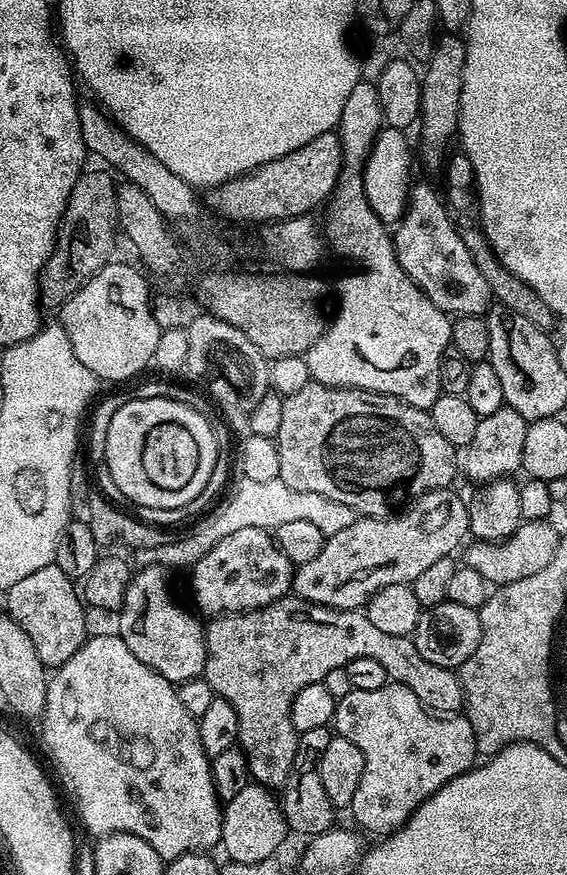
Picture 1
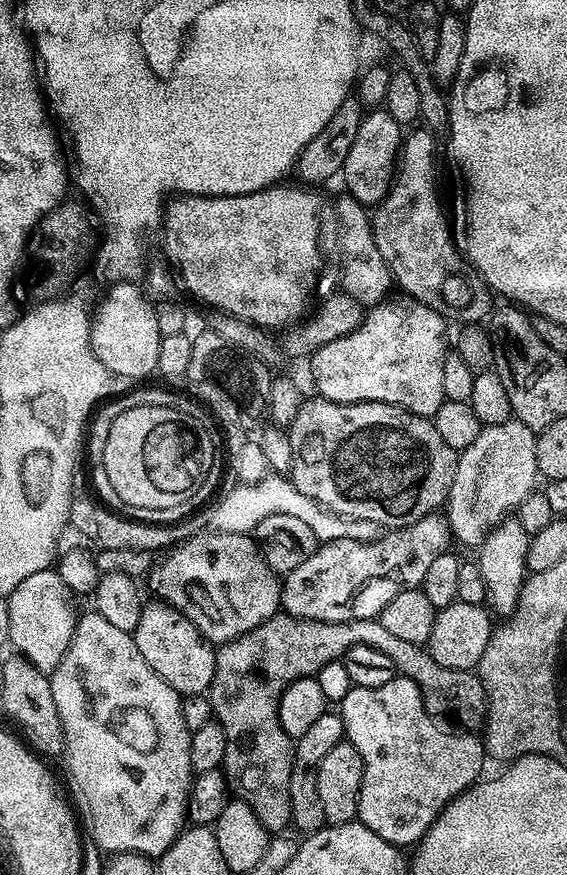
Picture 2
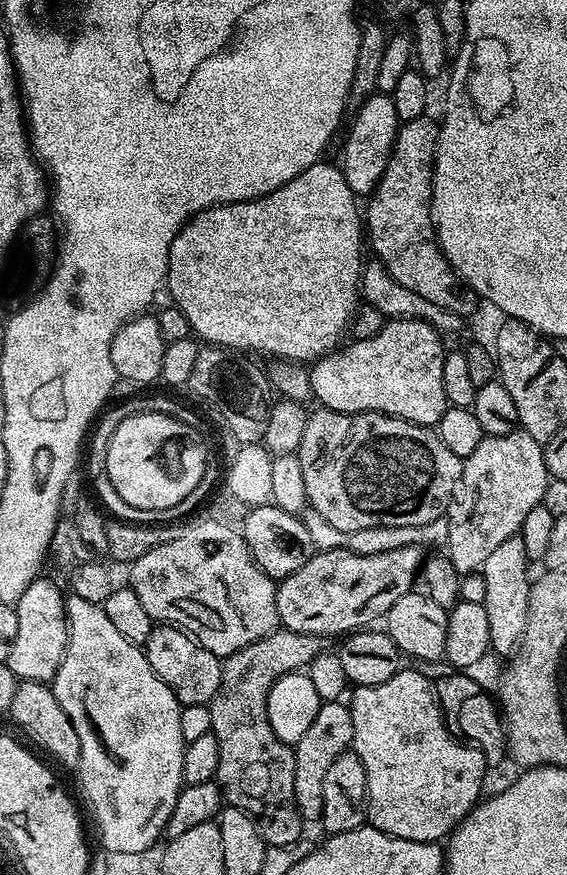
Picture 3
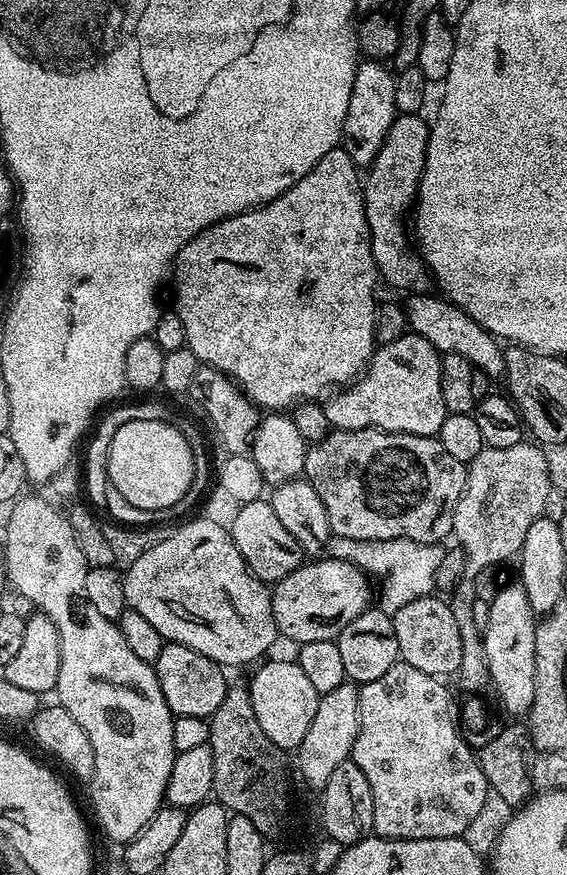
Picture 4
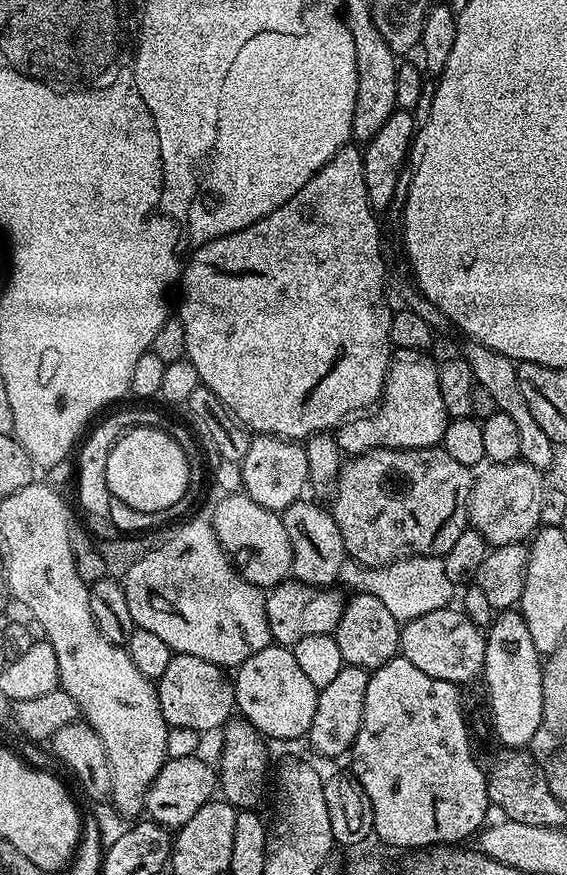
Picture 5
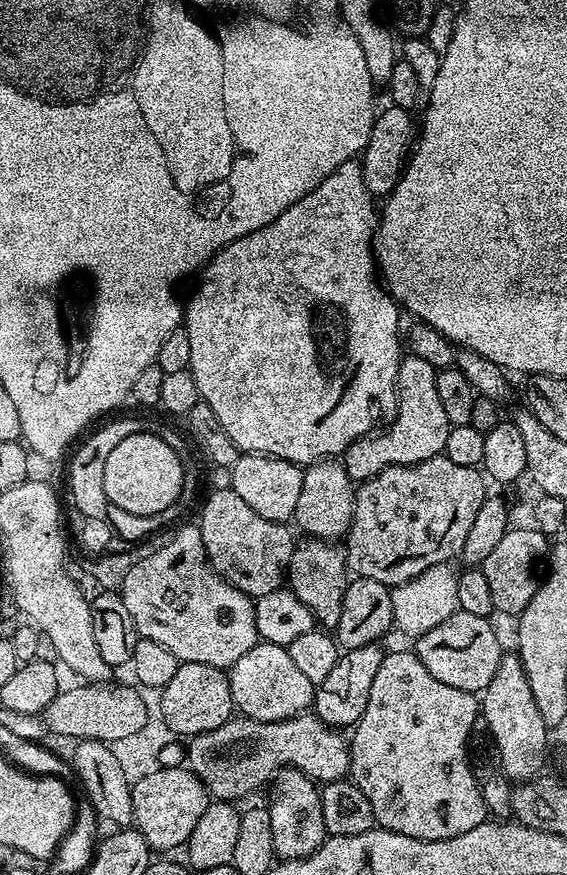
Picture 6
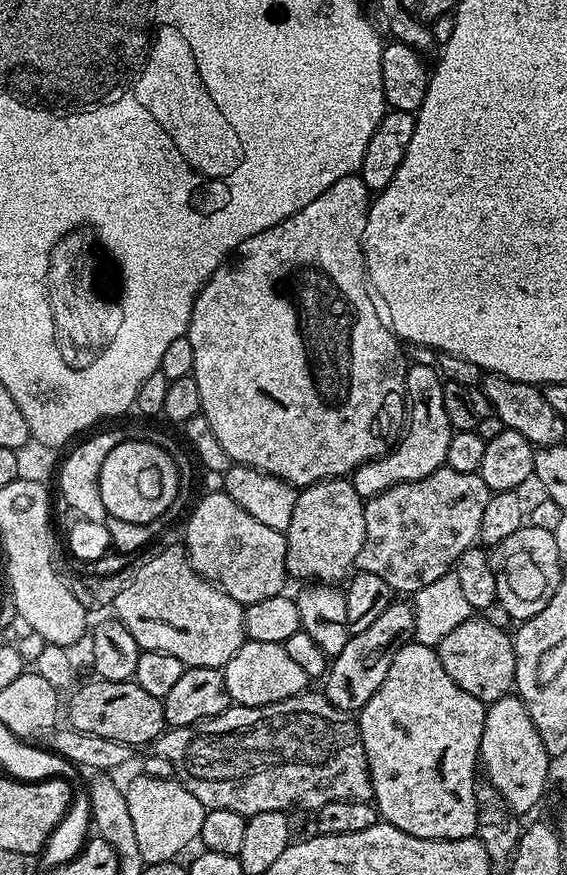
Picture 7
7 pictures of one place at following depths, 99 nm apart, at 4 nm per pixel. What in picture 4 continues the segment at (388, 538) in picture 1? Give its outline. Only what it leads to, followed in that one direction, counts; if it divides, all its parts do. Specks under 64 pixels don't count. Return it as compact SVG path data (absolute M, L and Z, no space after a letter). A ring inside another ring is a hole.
M312 558L307 562L300 565L290 574L286 574L286 578L275 581L274 587L271 589L272 594L272 613L274 614L274 622L276 623L277 633L281 637L284 636L288 640L293 640L296 646L301 646L306 643L314 642L315 640L333 640L335 641L336 637L340 635L340 631L344 629L351 620L358 618L358 614L362 614L369 608L374 600L374 588L370 585L369 577L366 575L365 571L361 568L356 568L350 562L342 562L341 560L333 560L331 558Z

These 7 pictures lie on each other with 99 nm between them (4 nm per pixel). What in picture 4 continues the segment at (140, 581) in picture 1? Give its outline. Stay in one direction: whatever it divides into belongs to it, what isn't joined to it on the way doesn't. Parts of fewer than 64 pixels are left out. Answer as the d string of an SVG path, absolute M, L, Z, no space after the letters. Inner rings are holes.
M165 643L162 654L158 654L155 665L158 686L162 686L162 698L166 698L166 706L170 706L173 717L202 718L208 720L222 706L222 698L226 698L230 681L224 677L225 669L210 658L190 650L190 646Z

